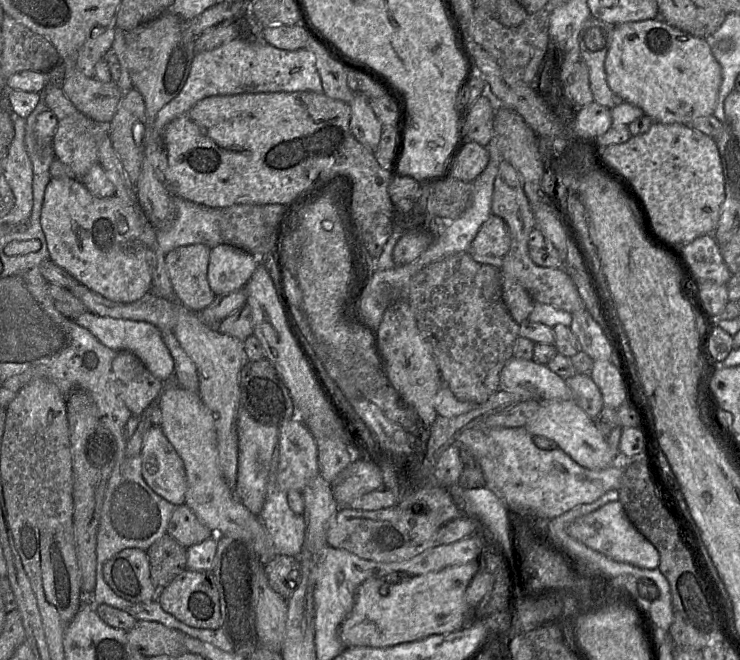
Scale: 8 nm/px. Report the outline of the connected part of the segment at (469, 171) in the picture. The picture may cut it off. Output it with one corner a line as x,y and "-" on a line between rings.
467,142
452,164
447,180
454,178
473,182
484,171
488,162
489,152
486,146

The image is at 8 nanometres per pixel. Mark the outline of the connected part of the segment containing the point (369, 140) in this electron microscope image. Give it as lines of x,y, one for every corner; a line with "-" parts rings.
354,95
348,103
351,108
349,129
358,142
375,150
381,135
382,123
369,105
369,99

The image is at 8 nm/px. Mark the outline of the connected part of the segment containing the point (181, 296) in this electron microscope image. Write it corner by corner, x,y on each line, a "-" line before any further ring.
204,244
182,246
165,254
175,301
199,313
214,300
207,271
211,248

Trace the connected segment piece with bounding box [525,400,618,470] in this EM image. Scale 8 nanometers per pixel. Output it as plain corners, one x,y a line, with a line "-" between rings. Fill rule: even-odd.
574,400
541,401
537,413
525,425
532,436
545,436
555,441
579,465
590,470
601,470
611,466
618,456
606,442
601,432
582,408

